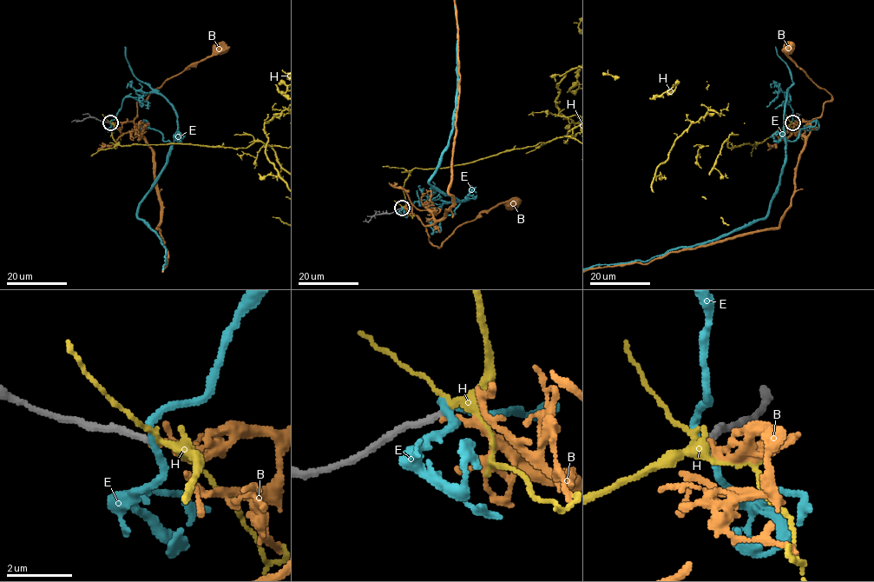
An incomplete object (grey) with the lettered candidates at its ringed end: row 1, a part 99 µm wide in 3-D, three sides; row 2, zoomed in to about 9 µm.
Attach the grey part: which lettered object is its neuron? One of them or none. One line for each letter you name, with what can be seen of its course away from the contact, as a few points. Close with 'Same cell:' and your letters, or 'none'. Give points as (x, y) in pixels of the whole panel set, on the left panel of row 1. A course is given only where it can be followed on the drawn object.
Same cell: H

